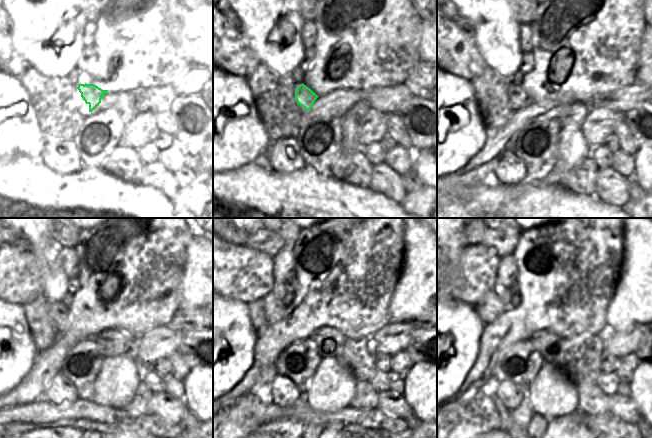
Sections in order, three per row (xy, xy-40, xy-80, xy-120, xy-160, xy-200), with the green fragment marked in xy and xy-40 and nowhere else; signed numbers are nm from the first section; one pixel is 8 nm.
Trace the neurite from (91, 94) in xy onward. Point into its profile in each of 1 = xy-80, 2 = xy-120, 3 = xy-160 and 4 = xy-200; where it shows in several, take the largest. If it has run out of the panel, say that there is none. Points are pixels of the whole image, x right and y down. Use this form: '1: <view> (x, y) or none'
1: xy-80 (518, 96)
2: xy-120 (60, 312)
3: xy-160 (275, 310)
4: xy-200 (488, 308)

